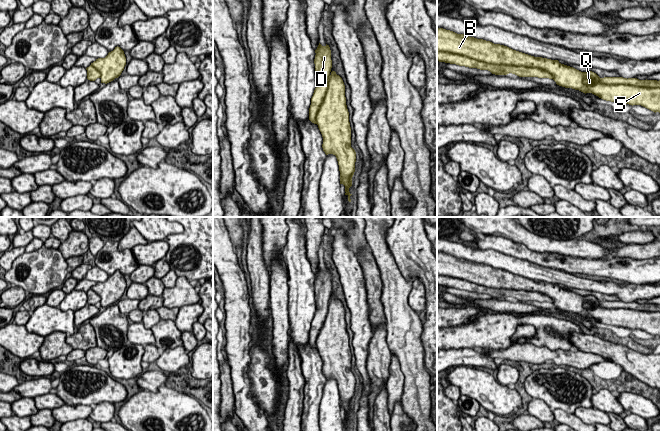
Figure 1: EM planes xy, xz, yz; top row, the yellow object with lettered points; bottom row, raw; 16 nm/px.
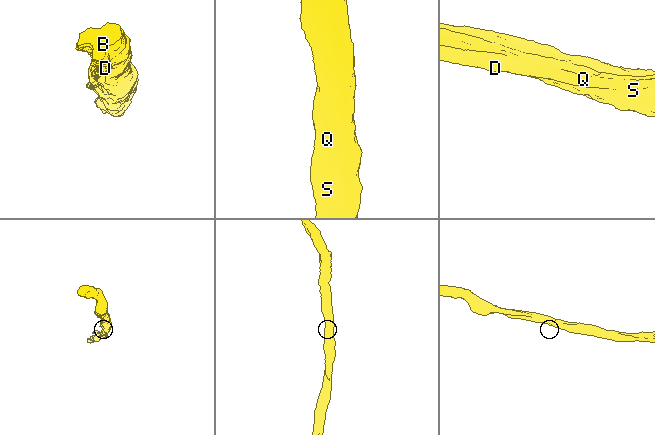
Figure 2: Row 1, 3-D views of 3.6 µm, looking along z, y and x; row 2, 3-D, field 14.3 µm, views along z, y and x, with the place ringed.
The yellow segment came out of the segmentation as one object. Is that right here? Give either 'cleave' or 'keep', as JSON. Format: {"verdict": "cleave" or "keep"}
{"verdict": "keep"}

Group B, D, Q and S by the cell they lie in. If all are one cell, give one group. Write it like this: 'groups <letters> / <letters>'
groups B D Q S

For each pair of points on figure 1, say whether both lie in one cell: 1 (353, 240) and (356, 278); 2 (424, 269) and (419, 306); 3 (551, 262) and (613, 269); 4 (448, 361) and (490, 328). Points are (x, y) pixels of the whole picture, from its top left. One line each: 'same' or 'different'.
1: different
2: different
3: same
4: different

